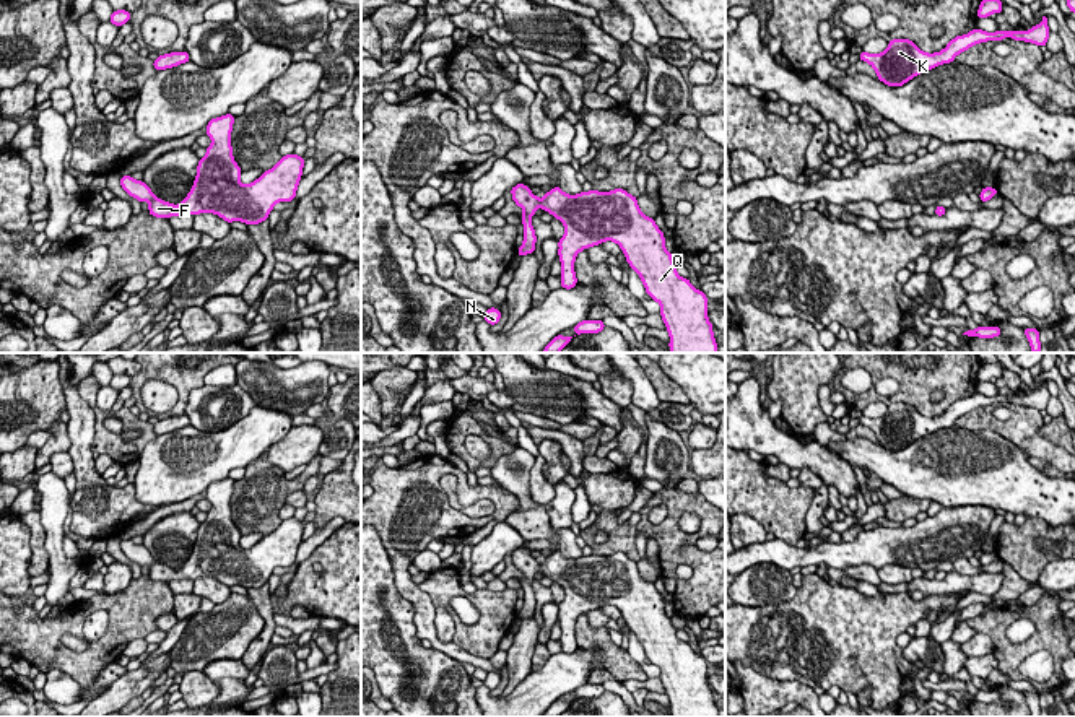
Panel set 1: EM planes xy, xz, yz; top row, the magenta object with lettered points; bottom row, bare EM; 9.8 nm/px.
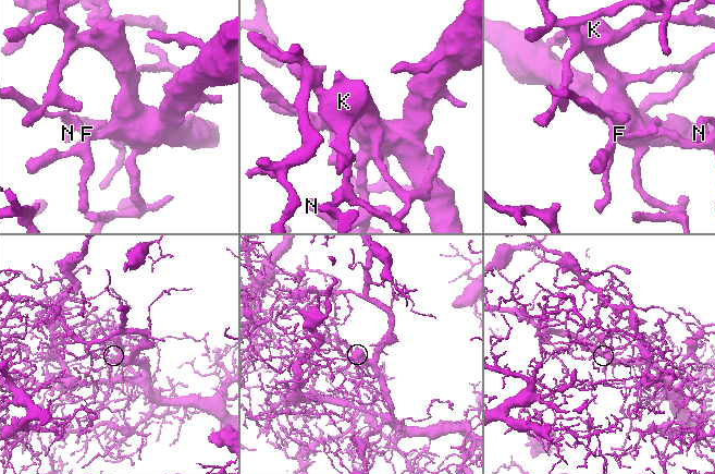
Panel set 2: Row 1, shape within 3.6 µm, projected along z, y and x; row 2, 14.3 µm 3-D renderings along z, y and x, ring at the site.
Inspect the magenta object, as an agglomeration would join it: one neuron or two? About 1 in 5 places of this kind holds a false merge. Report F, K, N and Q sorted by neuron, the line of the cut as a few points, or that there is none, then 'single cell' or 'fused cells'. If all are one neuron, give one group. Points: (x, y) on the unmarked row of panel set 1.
groups F K N Q; cut none; single cell

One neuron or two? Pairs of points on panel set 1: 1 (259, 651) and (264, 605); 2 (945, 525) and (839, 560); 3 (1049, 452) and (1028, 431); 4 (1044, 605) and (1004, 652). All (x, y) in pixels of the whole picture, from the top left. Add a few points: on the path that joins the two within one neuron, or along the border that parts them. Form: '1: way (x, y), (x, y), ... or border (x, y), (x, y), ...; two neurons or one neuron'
1: way (264, 639), (267, 617); one neuron
2: way (919, 547), (866, 548); one neuron
3: way (1044, 449), (1031, 436); one neuron
4: way (1044, 621), (1044, 631), (1020, 652); one neuron

